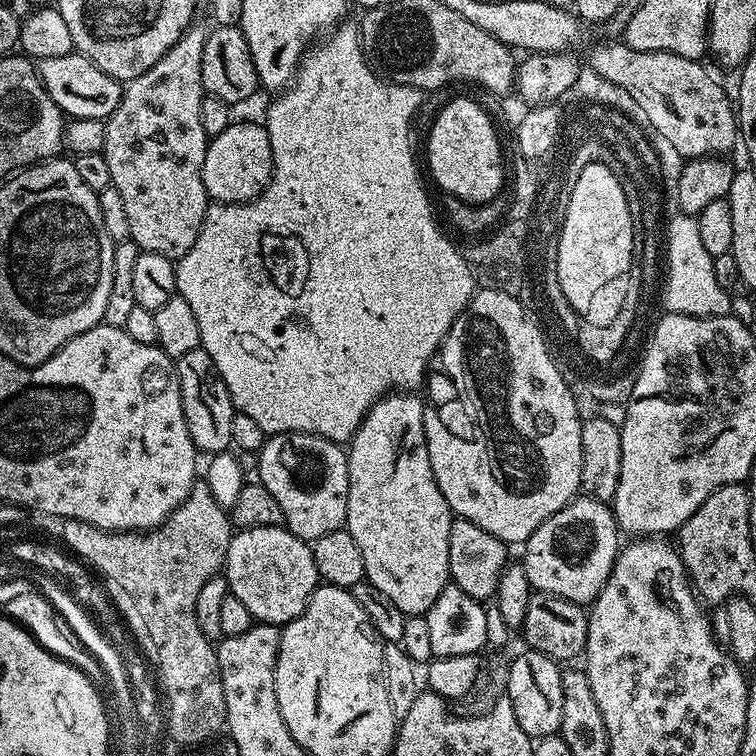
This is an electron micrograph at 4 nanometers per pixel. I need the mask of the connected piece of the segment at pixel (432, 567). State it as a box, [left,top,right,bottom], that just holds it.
[346,394,454,617]

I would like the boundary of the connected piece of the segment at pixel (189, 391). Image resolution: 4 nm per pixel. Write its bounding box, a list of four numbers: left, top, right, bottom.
[175,347,234,454]

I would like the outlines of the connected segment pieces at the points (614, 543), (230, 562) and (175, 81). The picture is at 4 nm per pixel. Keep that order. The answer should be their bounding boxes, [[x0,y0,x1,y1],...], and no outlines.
[[522,494,622,606],[222,526,320,626],[103,22,210,262]]

